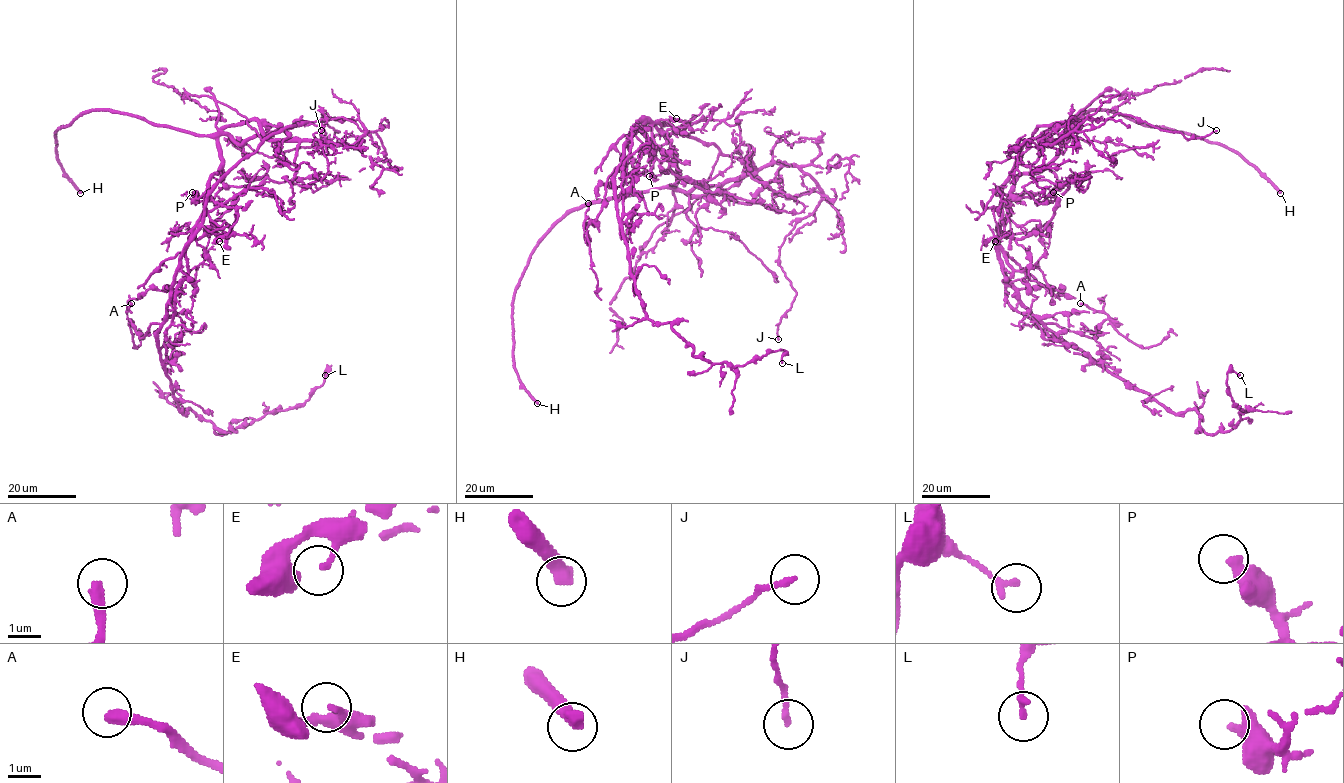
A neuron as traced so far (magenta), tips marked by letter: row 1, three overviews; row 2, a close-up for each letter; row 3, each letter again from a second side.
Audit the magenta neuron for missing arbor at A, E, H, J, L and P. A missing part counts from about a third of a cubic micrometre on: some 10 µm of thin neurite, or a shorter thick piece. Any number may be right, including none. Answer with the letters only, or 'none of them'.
A, E, H

